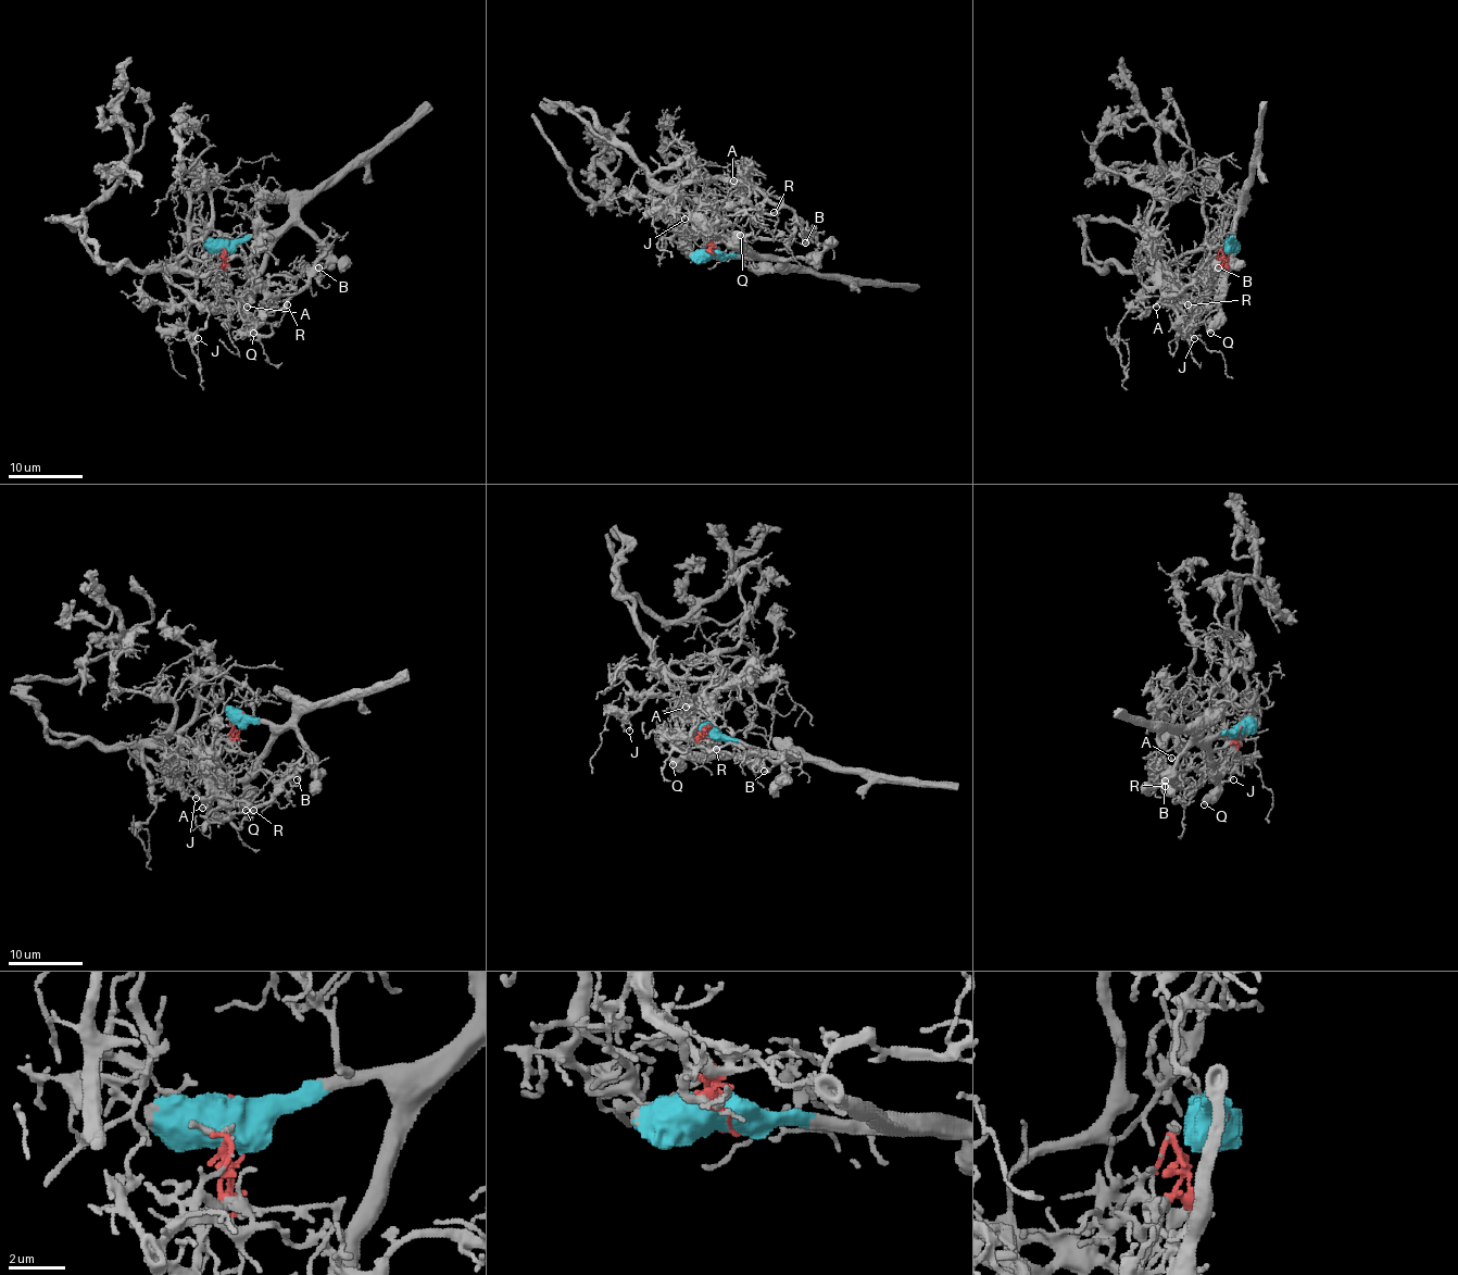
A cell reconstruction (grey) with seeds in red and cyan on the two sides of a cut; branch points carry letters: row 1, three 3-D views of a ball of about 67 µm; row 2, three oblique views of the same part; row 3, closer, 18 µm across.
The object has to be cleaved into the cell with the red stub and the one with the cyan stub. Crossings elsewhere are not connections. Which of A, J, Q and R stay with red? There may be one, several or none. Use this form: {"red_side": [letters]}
{"red_side": ["A", "J", "R"]}

